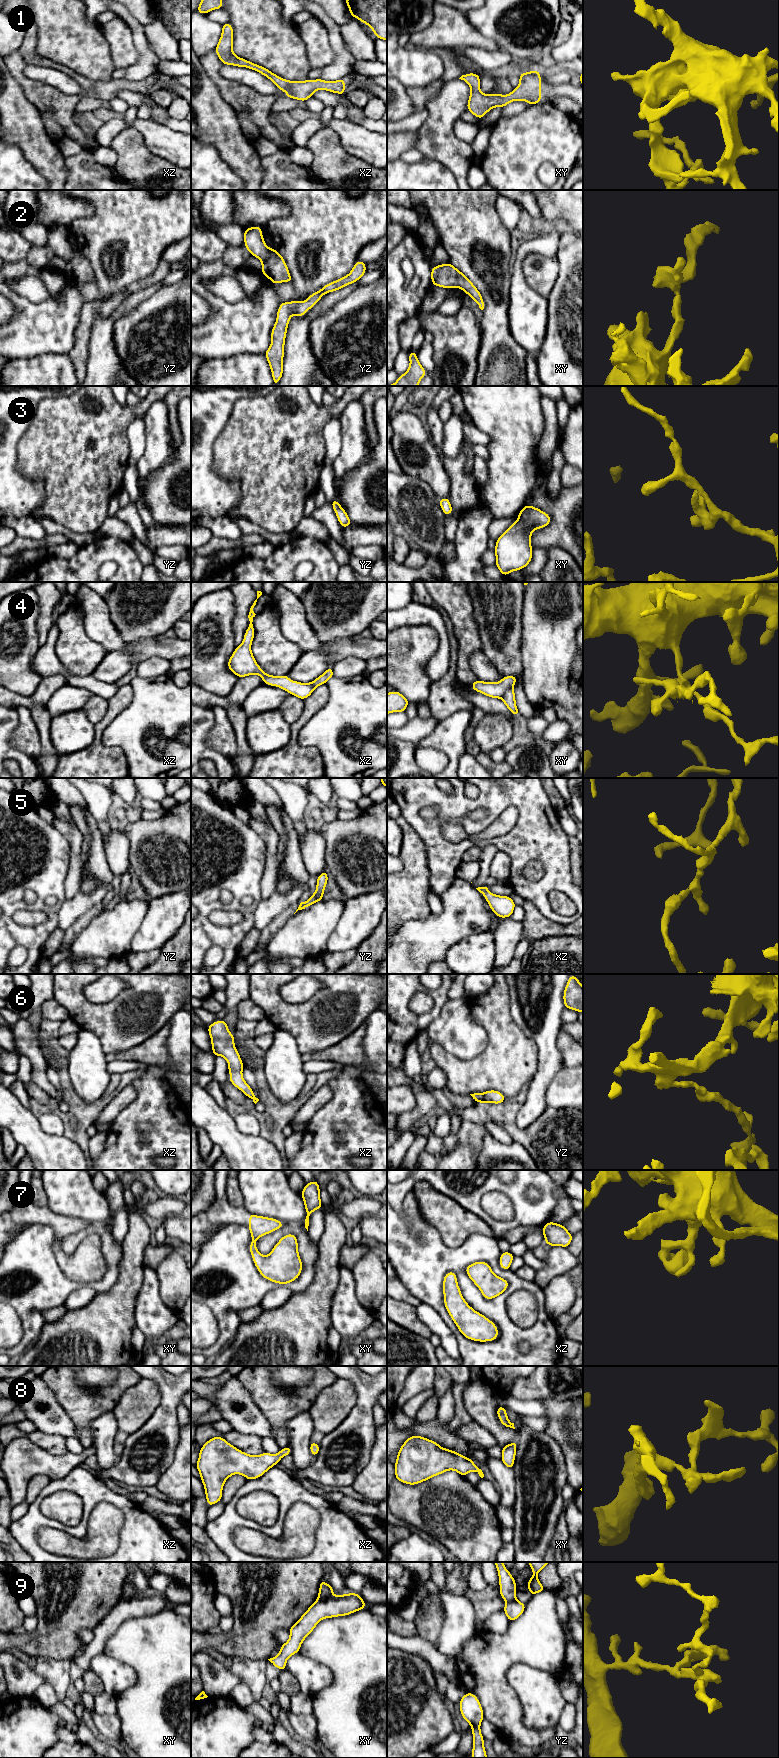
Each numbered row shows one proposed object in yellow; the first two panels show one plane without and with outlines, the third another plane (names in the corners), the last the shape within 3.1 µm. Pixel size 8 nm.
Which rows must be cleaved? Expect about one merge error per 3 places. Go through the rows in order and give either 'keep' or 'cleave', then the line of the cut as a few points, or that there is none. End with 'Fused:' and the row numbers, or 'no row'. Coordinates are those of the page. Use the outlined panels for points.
1: keep; cut none
2: keep; cut none
3: keep; cut none
4: keep; cut none
5: keep; cut none
6: keep; cut none
7: keep; cut none
8: keep; cut none
9: cleave; cut xy (329, 1596), (324, 1599), (318, 1599)
Fused: 9

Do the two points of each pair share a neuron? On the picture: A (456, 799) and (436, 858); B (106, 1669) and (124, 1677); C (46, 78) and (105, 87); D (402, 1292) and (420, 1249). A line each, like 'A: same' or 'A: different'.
A: same
B: same
C: different
D: different

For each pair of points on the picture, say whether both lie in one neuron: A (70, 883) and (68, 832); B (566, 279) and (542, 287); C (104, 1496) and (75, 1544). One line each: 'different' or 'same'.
A: same
B: different
C: different

